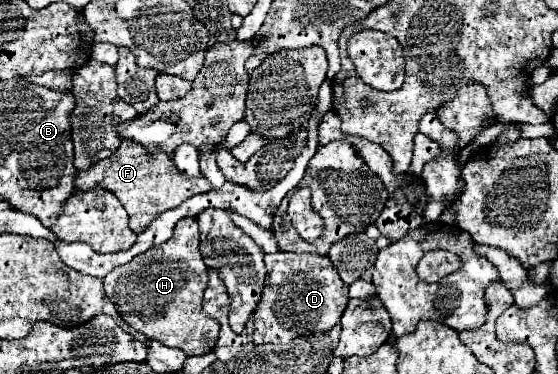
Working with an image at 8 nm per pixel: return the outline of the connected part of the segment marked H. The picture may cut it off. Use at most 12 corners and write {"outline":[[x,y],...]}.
{"outline":[[195,218],[103,278],[121,318],[187,356],[215,348],[201,314]]}

